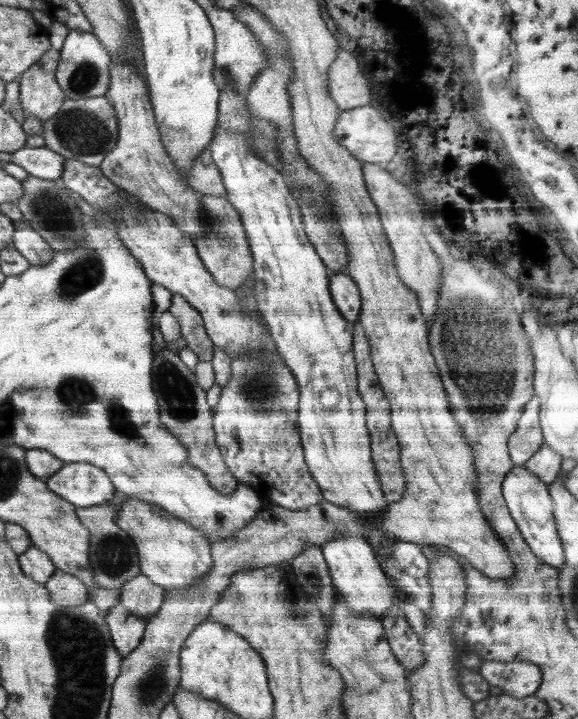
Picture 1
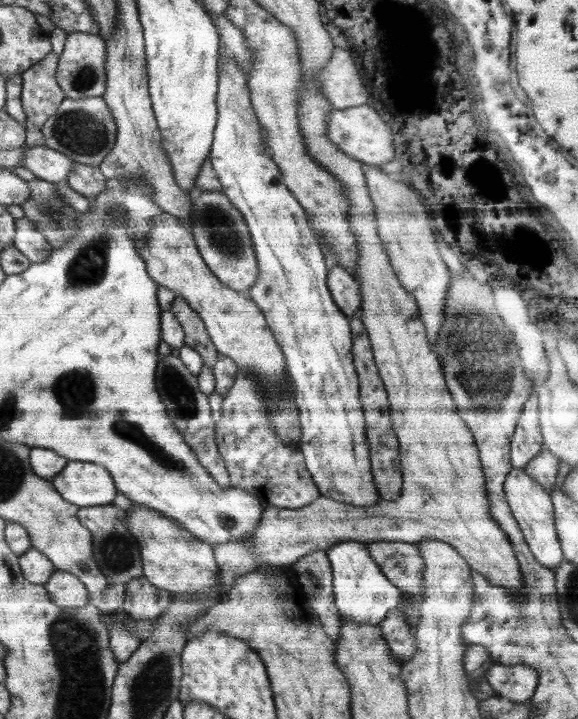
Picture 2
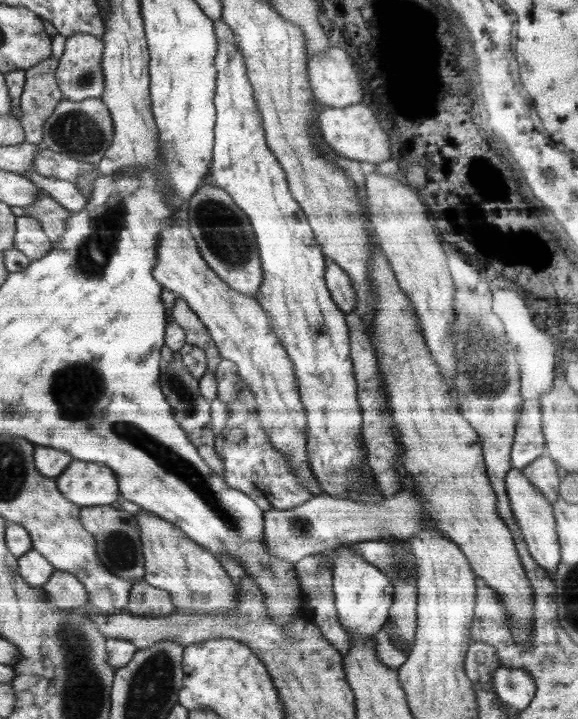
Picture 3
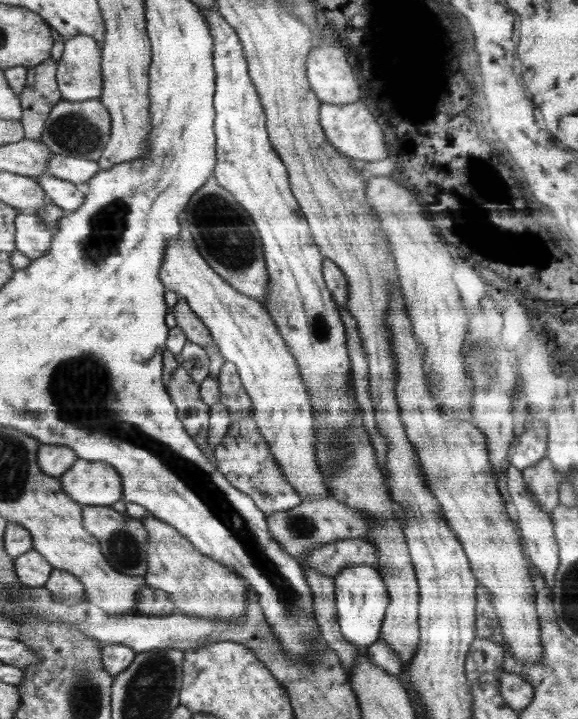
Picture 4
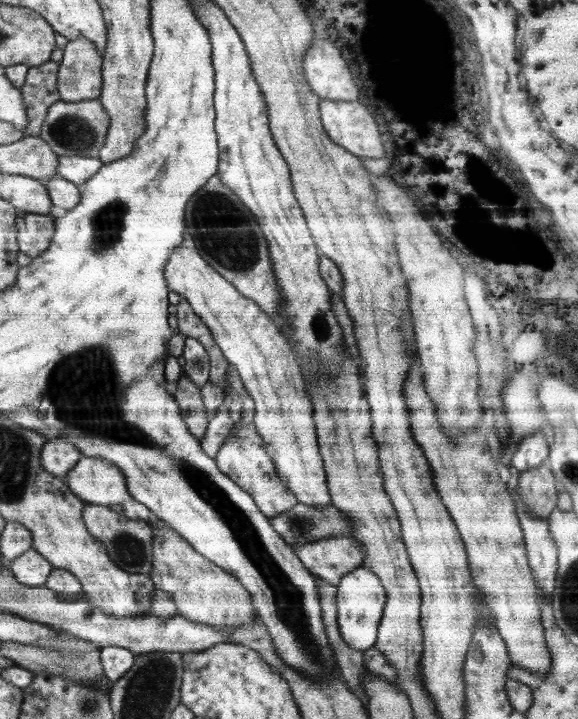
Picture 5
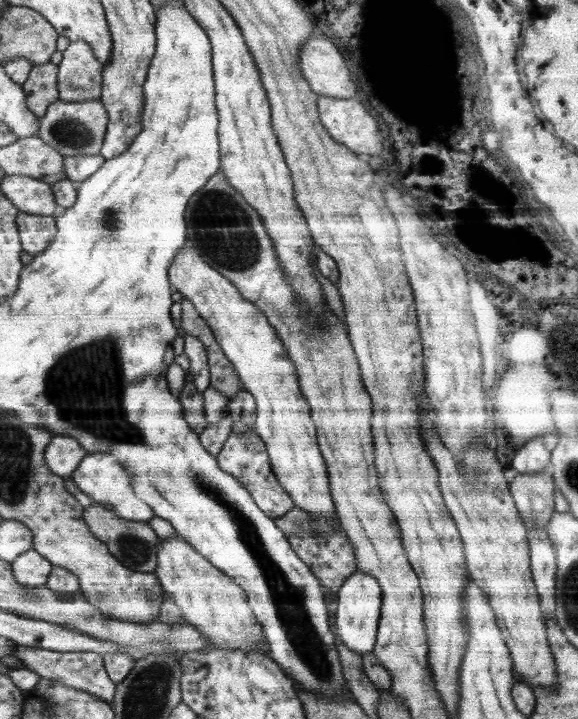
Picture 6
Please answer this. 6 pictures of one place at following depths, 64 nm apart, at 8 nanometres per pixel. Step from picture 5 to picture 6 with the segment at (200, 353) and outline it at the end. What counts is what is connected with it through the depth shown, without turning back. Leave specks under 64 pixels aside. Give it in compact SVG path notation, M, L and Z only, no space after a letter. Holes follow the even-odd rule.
M192 335L184 336L184 353L190 359L190 368L188 368L189 379L194 383L197 392L203 395L209 383L208 358L204 345Z

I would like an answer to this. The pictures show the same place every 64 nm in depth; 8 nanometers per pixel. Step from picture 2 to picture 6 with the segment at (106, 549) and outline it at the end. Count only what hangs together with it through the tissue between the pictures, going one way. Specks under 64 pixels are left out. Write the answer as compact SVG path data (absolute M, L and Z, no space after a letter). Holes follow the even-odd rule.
M94 504L83 510L84 521L92 534L100 539L122 565L134 572L154 573L156 570L158 544L160 539L147 521L126 520L113 510L107 510L100 504Z

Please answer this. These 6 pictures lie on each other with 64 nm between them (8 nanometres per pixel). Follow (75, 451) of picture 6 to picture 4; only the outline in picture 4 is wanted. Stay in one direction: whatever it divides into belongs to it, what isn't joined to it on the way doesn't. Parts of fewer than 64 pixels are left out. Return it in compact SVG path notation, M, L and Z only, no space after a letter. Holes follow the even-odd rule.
M42 444L39 446L38 463L44 474L63 476L64 472L78 460L74 449L64 445Z

